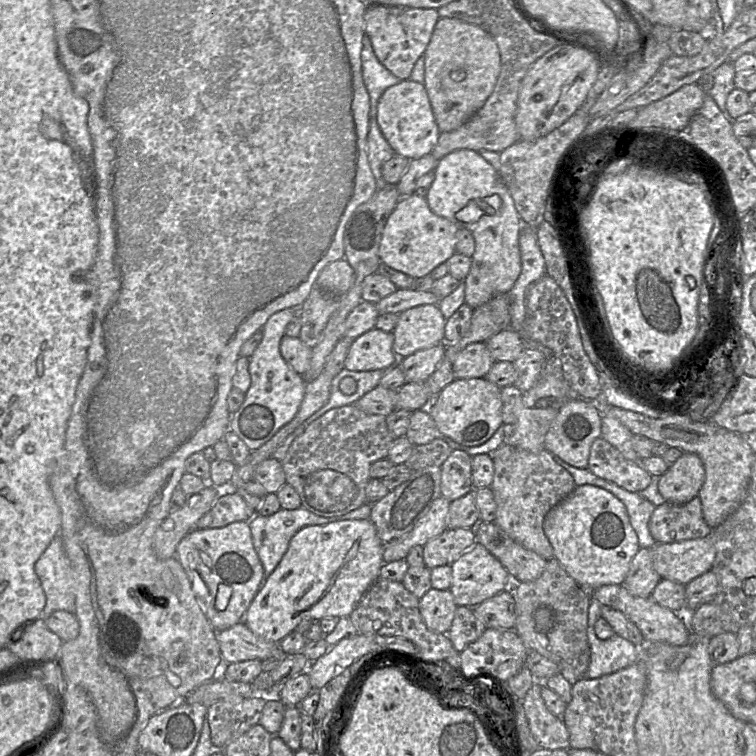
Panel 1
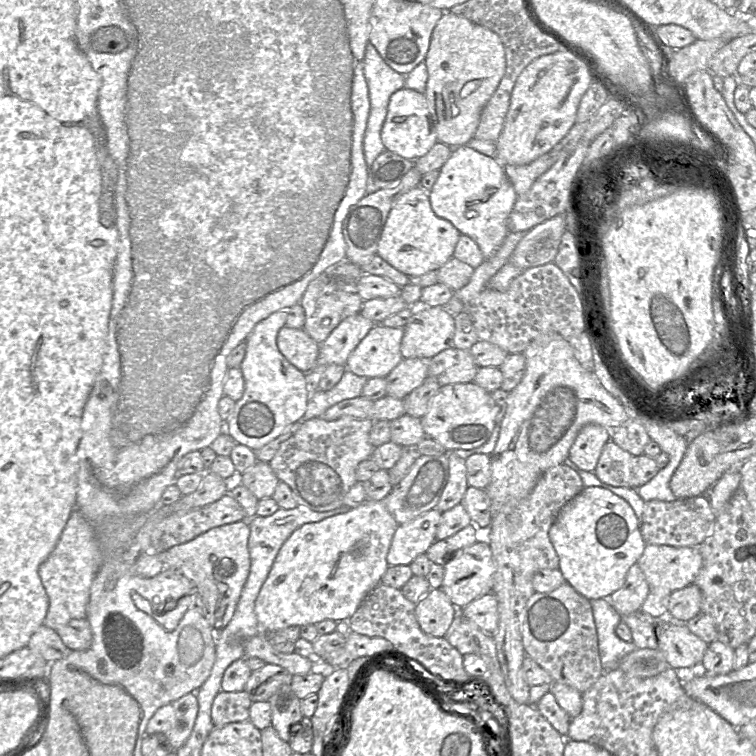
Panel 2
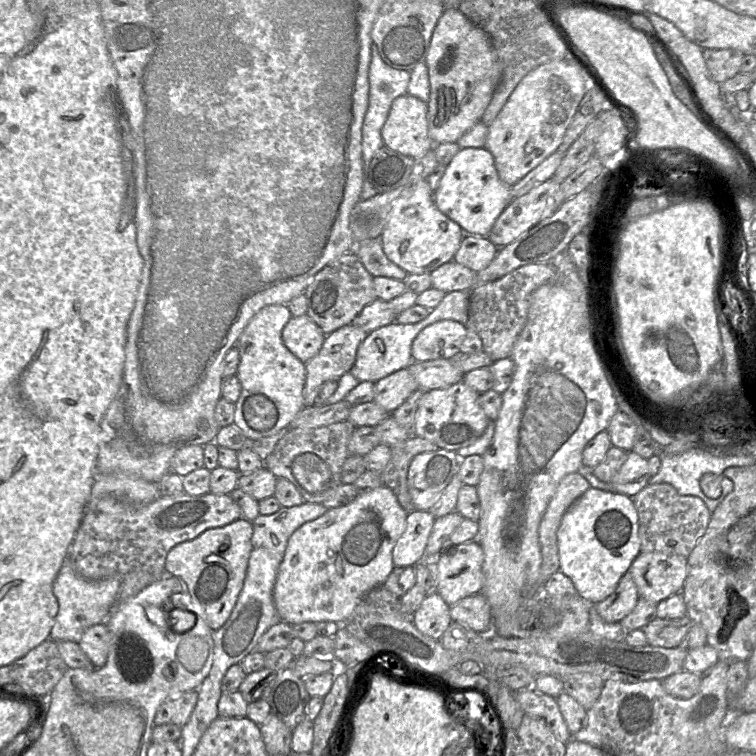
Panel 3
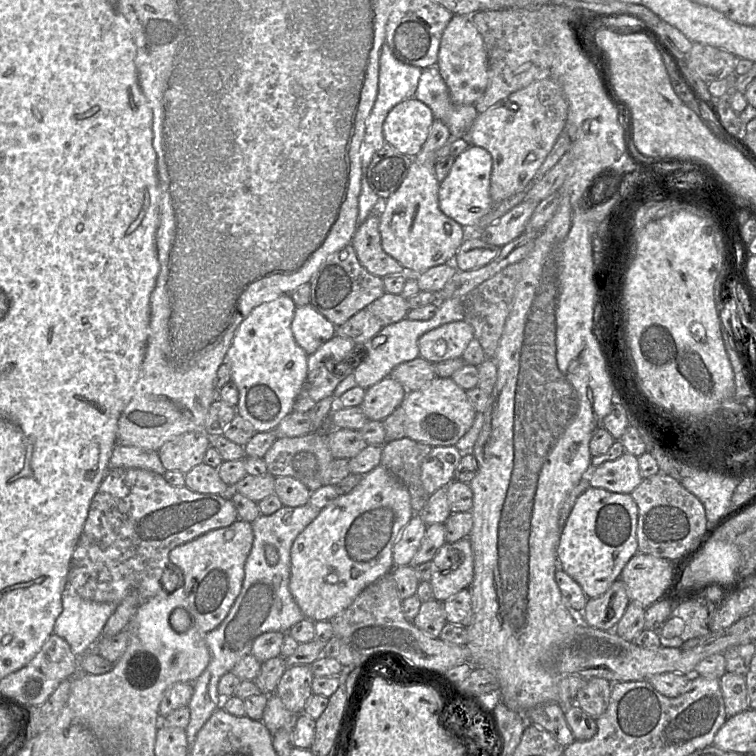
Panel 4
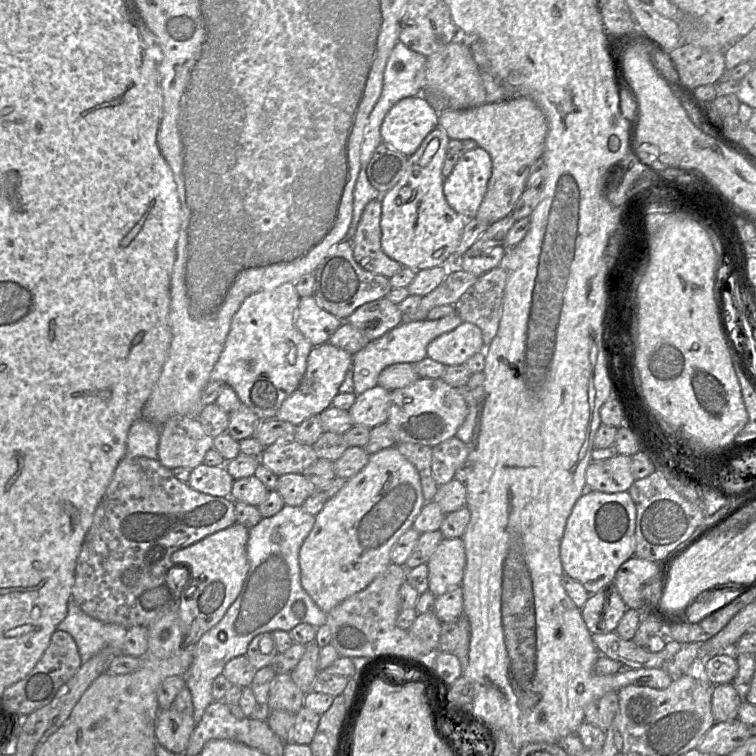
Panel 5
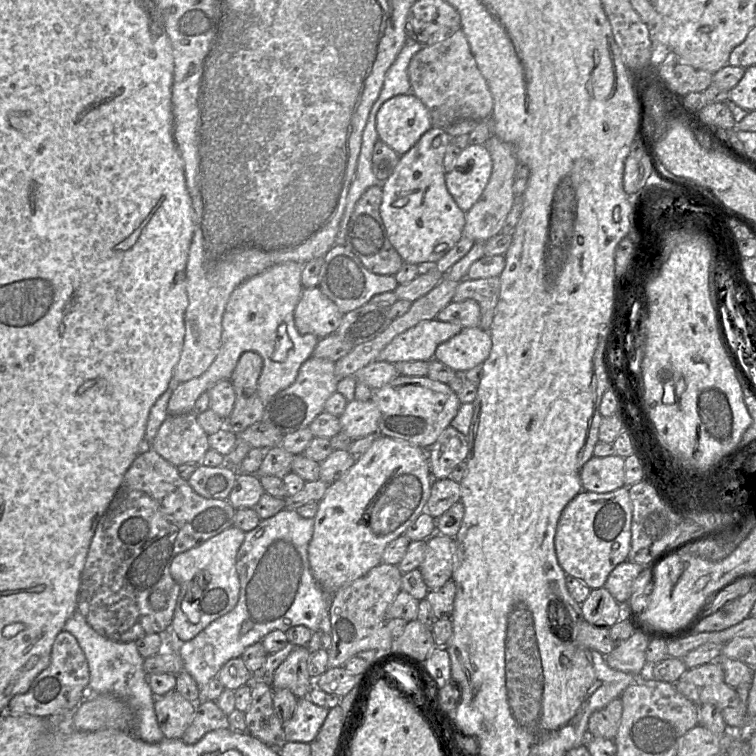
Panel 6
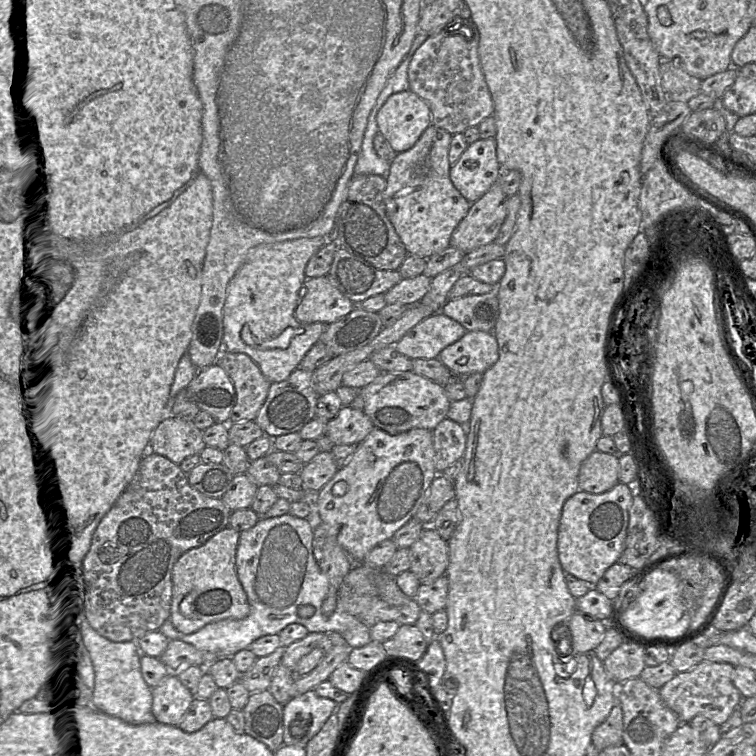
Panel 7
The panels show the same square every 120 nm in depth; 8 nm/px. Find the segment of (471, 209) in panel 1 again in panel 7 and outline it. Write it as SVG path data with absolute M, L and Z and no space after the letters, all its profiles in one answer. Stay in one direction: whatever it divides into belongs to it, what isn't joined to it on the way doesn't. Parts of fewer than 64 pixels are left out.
M494 138L479 139L469 144L459 159L450 168L449 176L455 188L470 203L481 198L489 188L499 182L501 166L496 156L496 141Z

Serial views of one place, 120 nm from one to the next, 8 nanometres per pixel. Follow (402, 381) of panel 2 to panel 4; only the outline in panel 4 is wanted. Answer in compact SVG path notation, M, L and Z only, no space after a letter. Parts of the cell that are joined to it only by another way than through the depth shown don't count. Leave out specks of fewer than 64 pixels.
M388 376L365 390L359 406L368 420L383 421L401 404L407 392L397 380Z

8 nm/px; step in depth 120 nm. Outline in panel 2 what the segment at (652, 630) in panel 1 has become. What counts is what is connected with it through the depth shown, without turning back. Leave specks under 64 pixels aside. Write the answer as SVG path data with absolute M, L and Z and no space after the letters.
M664 617L656 628L658 650L663 653L673 669L699 667L708 644L694 635L686 626L671 622Z

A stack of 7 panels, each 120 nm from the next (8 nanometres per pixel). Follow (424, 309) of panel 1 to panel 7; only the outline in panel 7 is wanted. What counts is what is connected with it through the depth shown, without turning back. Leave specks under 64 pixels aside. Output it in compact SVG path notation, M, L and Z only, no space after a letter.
M467 331L459 340L445 347L439 354L438 359L441 363L460 376L467 376L473 373L483 374L498 360L498 344L492 332Z

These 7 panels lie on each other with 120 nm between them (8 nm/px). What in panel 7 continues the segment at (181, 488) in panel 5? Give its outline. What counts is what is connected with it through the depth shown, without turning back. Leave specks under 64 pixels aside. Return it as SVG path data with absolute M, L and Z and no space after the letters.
M147 453L132 478L129 485L120 495L118 500L100 521L93 538L91 551L85 567L83 581L83 595L80 607L80 620L95 637L109 642L131 642L142 638L149 632L157 631L170 619L172 601L172 569L176 561L188 550L203 545L210 537L229 527L231 510L225 505L221 498L210 498L195 490L187 480L180 466L173 463L164 456Z

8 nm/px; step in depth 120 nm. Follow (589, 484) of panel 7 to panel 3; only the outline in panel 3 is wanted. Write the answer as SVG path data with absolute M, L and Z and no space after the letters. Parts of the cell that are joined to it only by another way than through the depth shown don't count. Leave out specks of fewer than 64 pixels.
M633 451L627 452L627 459L619 471L611 482L605 483L611 483L615 492L630 497L635 496L648 485L650 472L647 460Z

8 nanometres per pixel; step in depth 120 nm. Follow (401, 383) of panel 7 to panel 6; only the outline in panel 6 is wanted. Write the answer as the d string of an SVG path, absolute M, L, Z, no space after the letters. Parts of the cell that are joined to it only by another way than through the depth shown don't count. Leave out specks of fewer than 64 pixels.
M398 375L390 382L373 389L372 400L379 410L378 433L429 449L458 412L460 401L446 383L427 376Z

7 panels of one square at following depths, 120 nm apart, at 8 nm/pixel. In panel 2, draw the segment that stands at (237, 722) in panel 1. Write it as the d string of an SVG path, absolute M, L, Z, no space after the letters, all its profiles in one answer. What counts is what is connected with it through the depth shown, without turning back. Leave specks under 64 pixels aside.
M221 690L212 703L211 719L214 727L249 720L252 700L246 691Z

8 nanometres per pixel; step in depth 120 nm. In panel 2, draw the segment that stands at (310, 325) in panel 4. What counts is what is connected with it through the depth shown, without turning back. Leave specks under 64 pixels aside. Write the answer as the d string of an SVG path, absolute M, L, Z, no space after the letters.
M283 326L277 335L277 347L283 356L301 372L309 373L317 365L320 344L303 328Z

